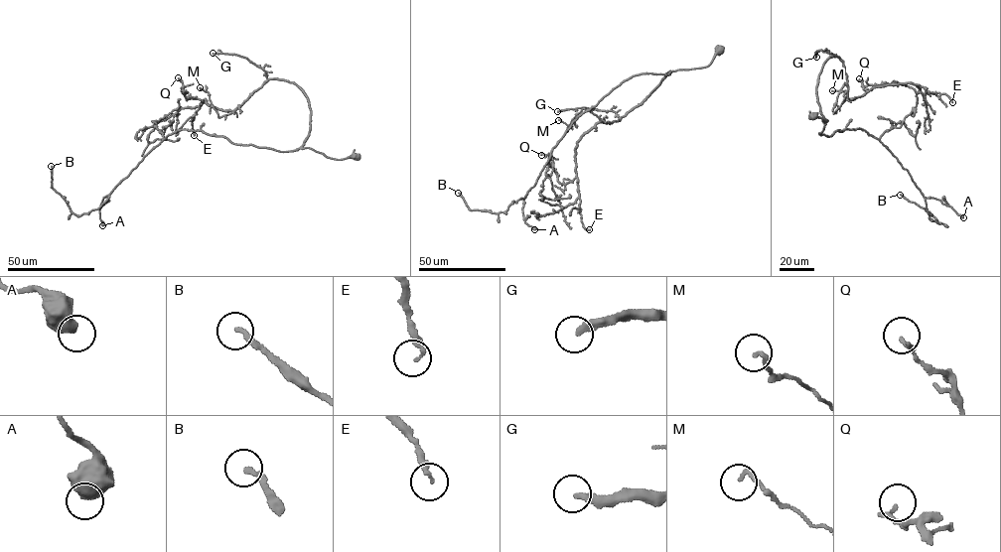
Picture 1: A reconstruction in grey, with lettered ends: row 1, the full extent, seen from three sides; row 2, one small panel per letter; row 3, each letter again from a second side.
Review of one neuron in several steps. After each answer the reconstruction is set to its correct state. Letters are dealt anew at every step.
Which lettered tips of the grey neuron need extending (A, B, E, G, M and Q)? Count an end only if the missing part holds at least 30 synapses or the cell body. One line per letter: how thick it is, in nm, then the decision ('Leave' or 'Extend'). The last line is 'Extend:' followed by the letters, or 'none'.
A: Thickness 600 nm. Leave
B: Thickness 170 nm. Extend
E: Thickness 160 nm. Leave
G: Thickness 280 nm. Extend
M: Thickness 160 nm. Leave
Q: Thickness 140 nm. Leave
Extend: B, G

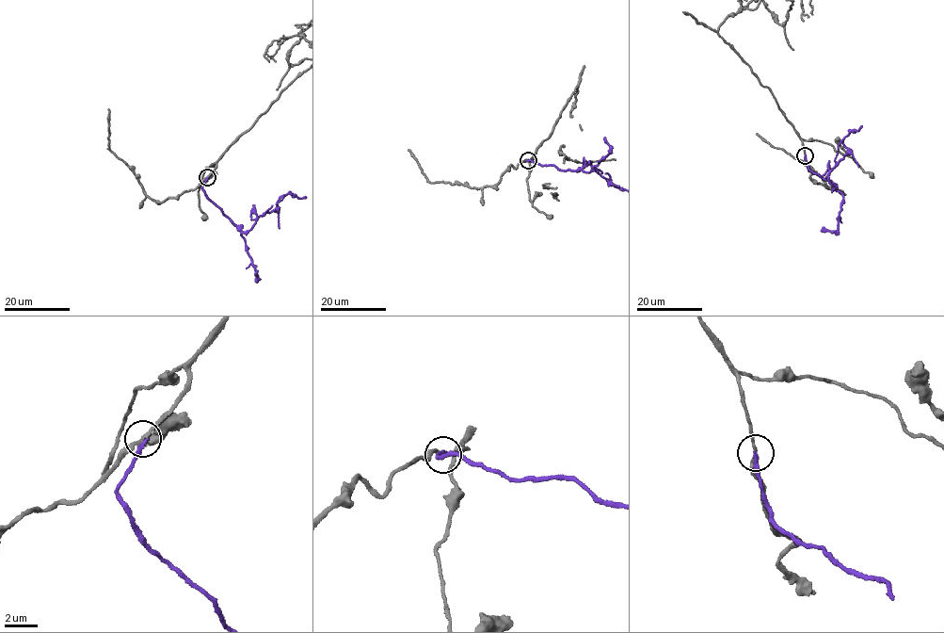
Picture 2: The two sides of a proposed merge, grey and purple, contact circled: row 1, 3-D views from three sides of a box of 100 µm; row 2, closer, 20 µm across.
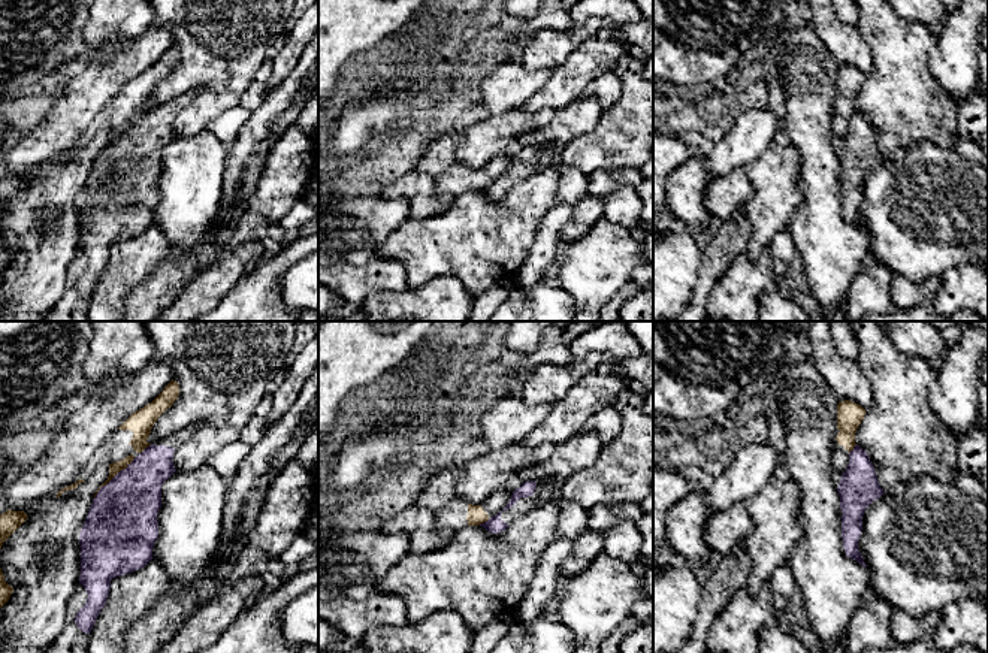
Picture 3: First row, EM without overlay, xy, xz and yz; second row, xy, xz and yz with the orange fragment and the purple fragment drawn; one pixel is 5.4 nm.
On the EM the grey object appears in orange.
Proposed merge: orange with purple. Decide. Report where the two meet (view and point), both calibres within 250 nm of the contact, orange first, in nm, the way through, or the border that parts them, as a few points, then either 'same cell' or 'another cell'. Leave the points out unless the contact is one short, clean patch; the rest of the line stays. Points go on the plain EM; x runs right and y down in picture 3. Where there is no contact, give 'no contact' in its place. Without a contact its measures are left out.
contact xy (112, 142); calibres 60 and 380 nm; border xy (135, 123), (94, 163); another cell

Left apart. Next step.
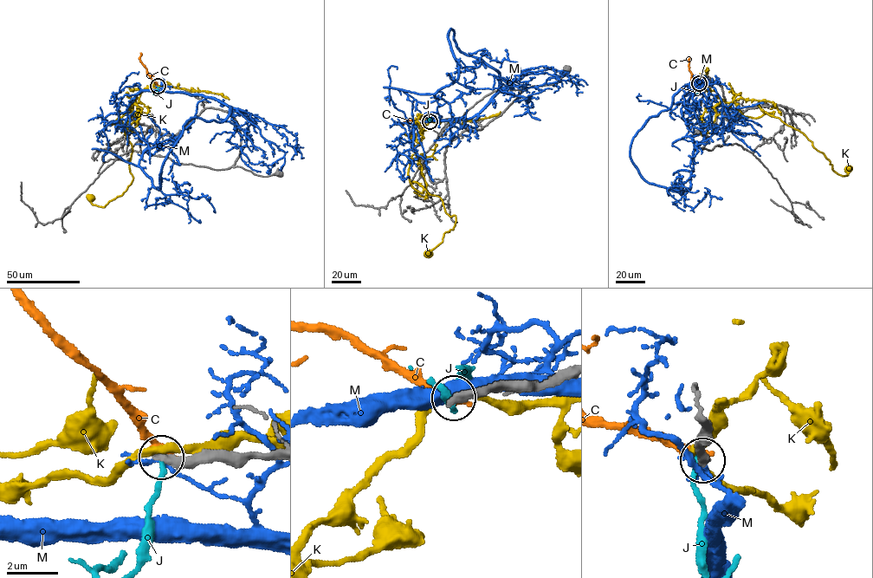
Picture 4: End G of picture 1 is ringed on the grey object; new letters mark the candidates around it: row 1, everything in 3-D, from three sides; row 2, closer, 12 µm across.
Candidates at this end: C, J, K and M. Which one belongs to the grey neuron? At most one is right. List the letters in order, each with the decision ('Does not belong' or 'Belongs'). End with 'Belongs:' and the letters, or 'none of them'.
C: Does not belong
J: Does not belong
K: Does not belong
M: Does not belong
Belongs: none of them

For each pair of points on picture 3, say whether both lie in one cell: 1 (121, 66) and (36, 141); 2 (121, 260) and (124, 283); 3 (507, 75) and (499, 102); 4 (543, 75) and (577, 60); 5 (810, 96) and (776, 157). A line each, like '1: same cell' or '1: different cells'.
1: same cell
2: same cell
3: same cell
4: different cells
5: different cells

